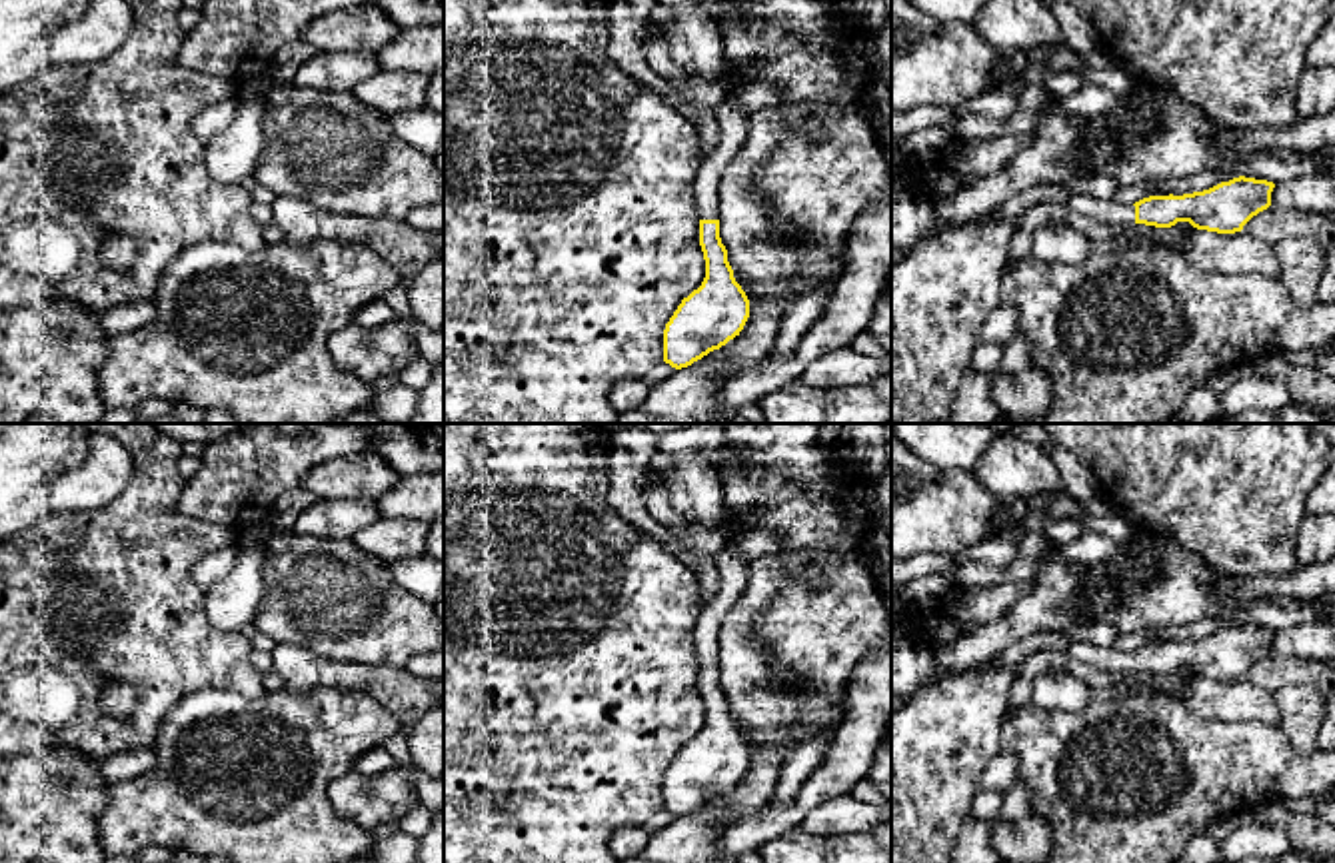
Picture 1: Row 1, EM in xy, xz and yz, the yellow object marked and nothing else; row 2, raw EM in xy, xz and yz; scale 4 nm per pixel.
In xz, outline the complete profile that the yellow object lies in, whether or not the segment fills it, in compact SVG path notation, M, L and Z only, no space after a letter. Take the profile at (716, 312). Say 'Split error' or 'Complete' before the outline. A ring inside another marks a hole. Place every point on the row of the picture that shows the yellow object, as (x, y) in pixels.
Split error. M727 98L715 110L717 148L701 160L695 178L699 212L699 246L705 278L681 300L664 330L664 362L675 370L687 368L739 336L749 318L749 300L733 278L727 250L719 238L719 180L737 156L747 134L749 114Z

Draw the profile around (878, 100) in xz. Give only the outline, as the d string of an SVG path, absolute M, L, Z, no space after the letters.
M879 80L871 82L863 98L863 108L867 110L871 132L877 136L883 156L887 158L887 146L881 136L891 124L891 94Z

